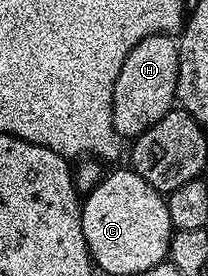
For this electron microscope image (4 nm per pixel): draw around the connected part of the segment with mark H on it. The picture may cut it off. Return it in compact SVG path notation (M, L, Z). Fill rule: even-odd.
M170 34L151 35L139 42L131 55L127 55L119 79L115 79L113 122L118 135L123 139L136 139L140 133L159 123L159 119L174 108L178 79L179 45Z

